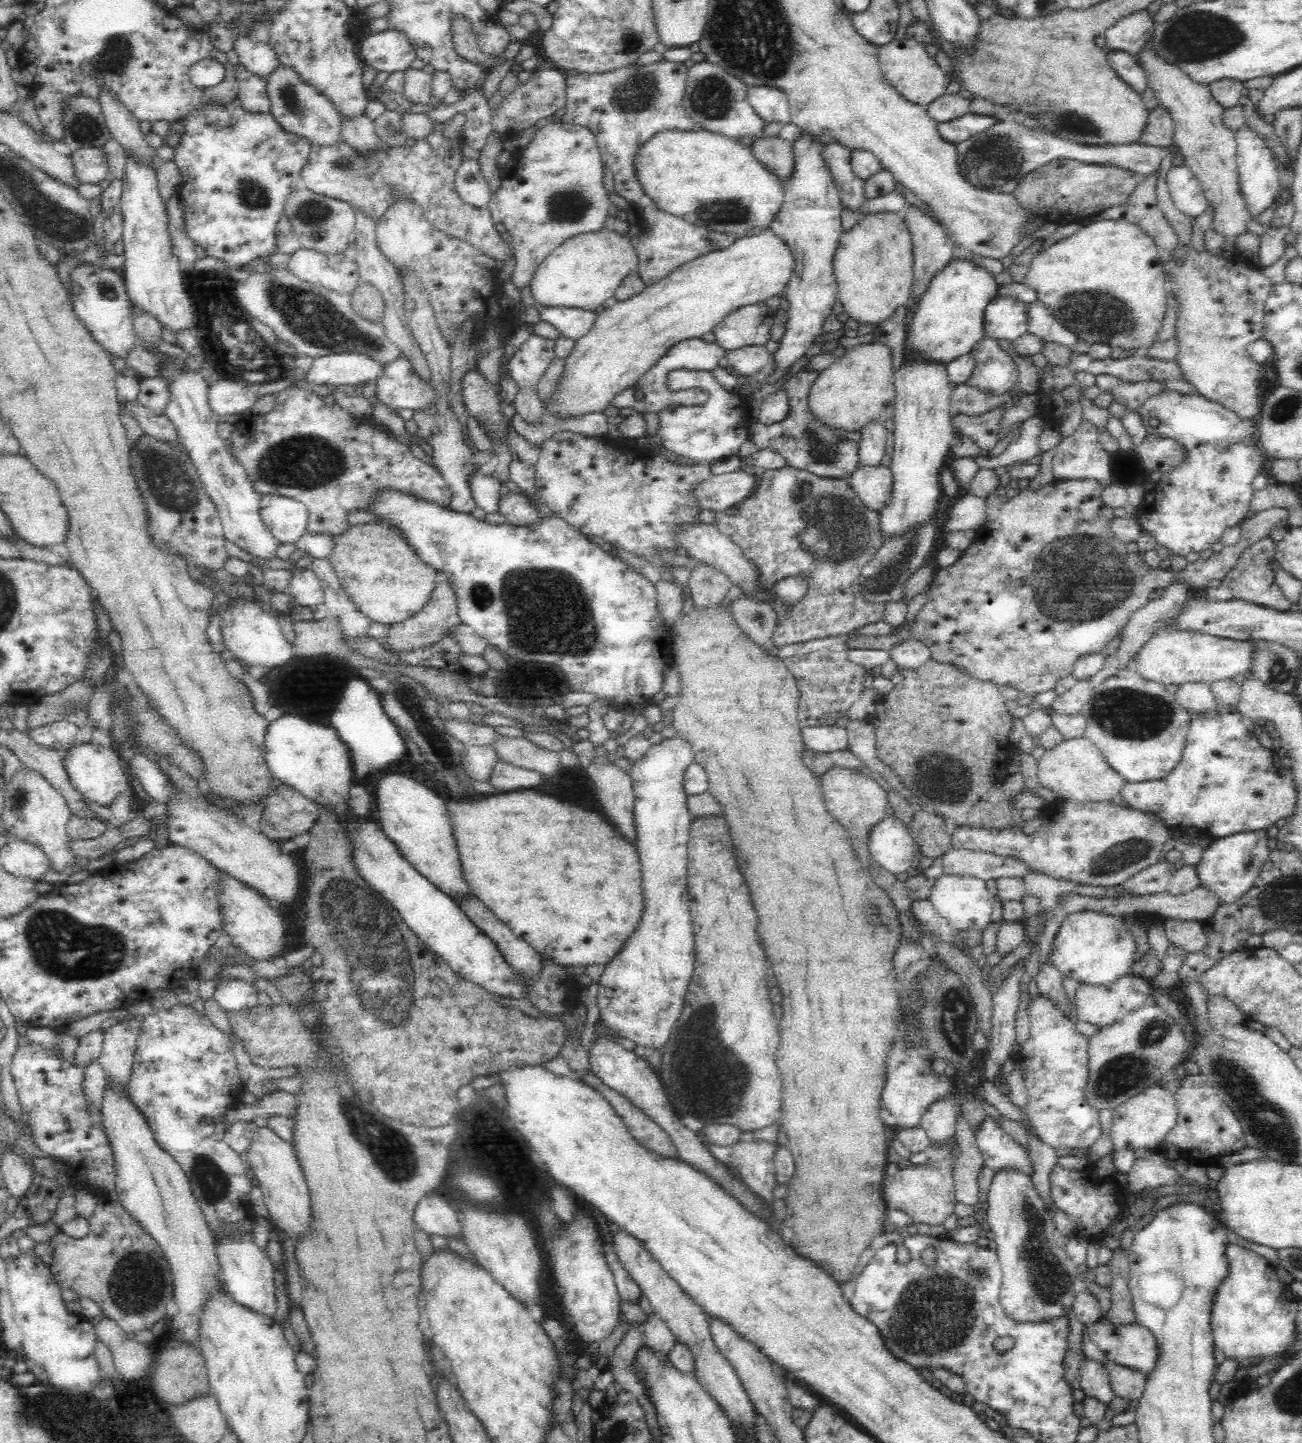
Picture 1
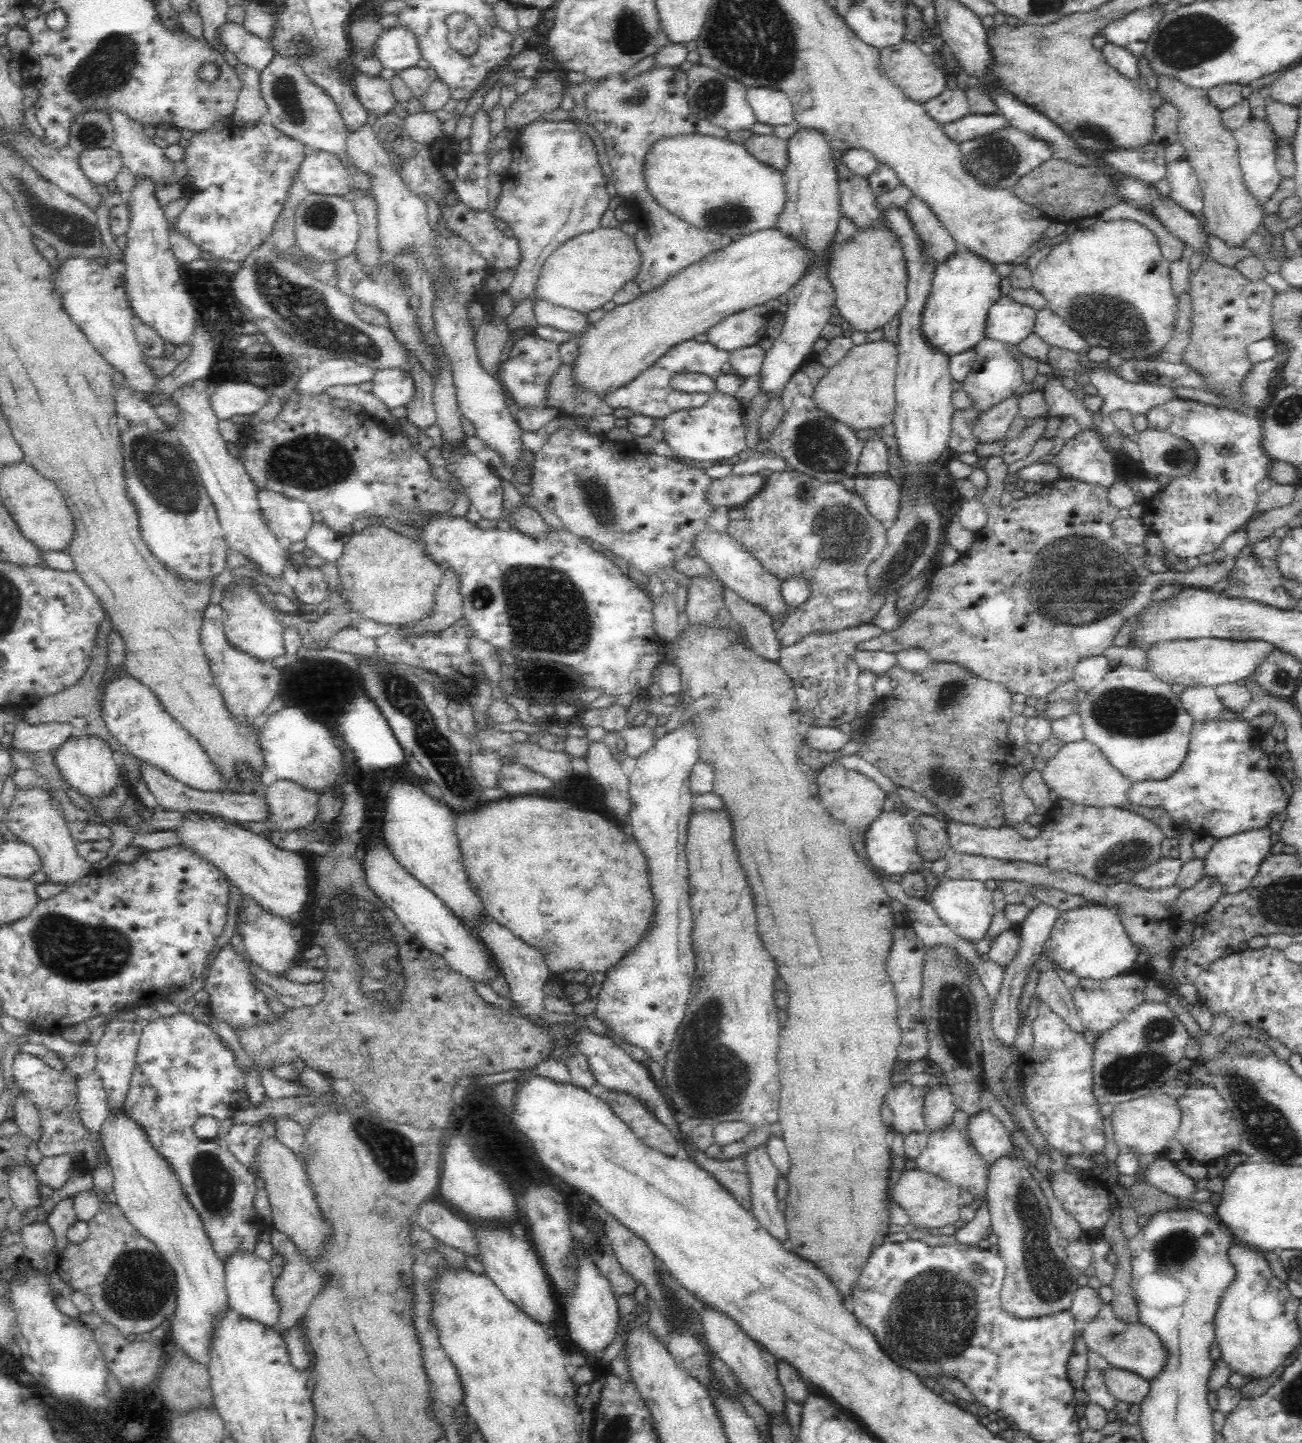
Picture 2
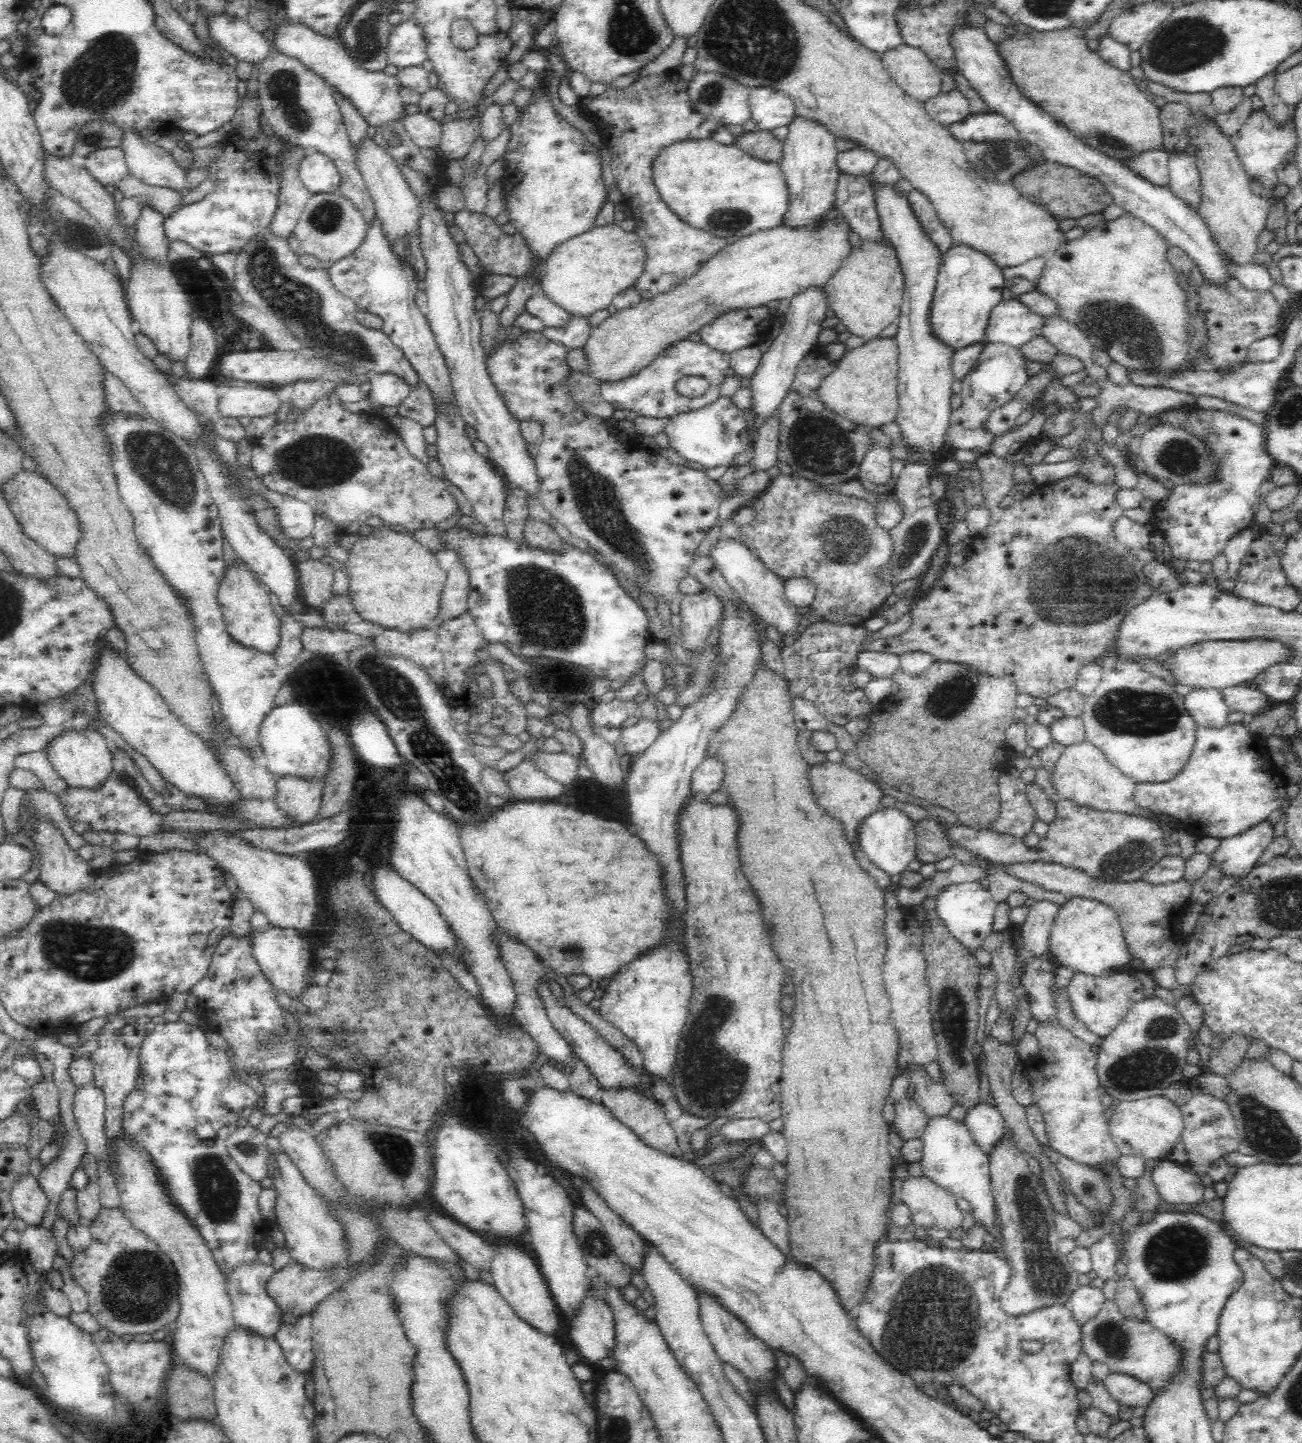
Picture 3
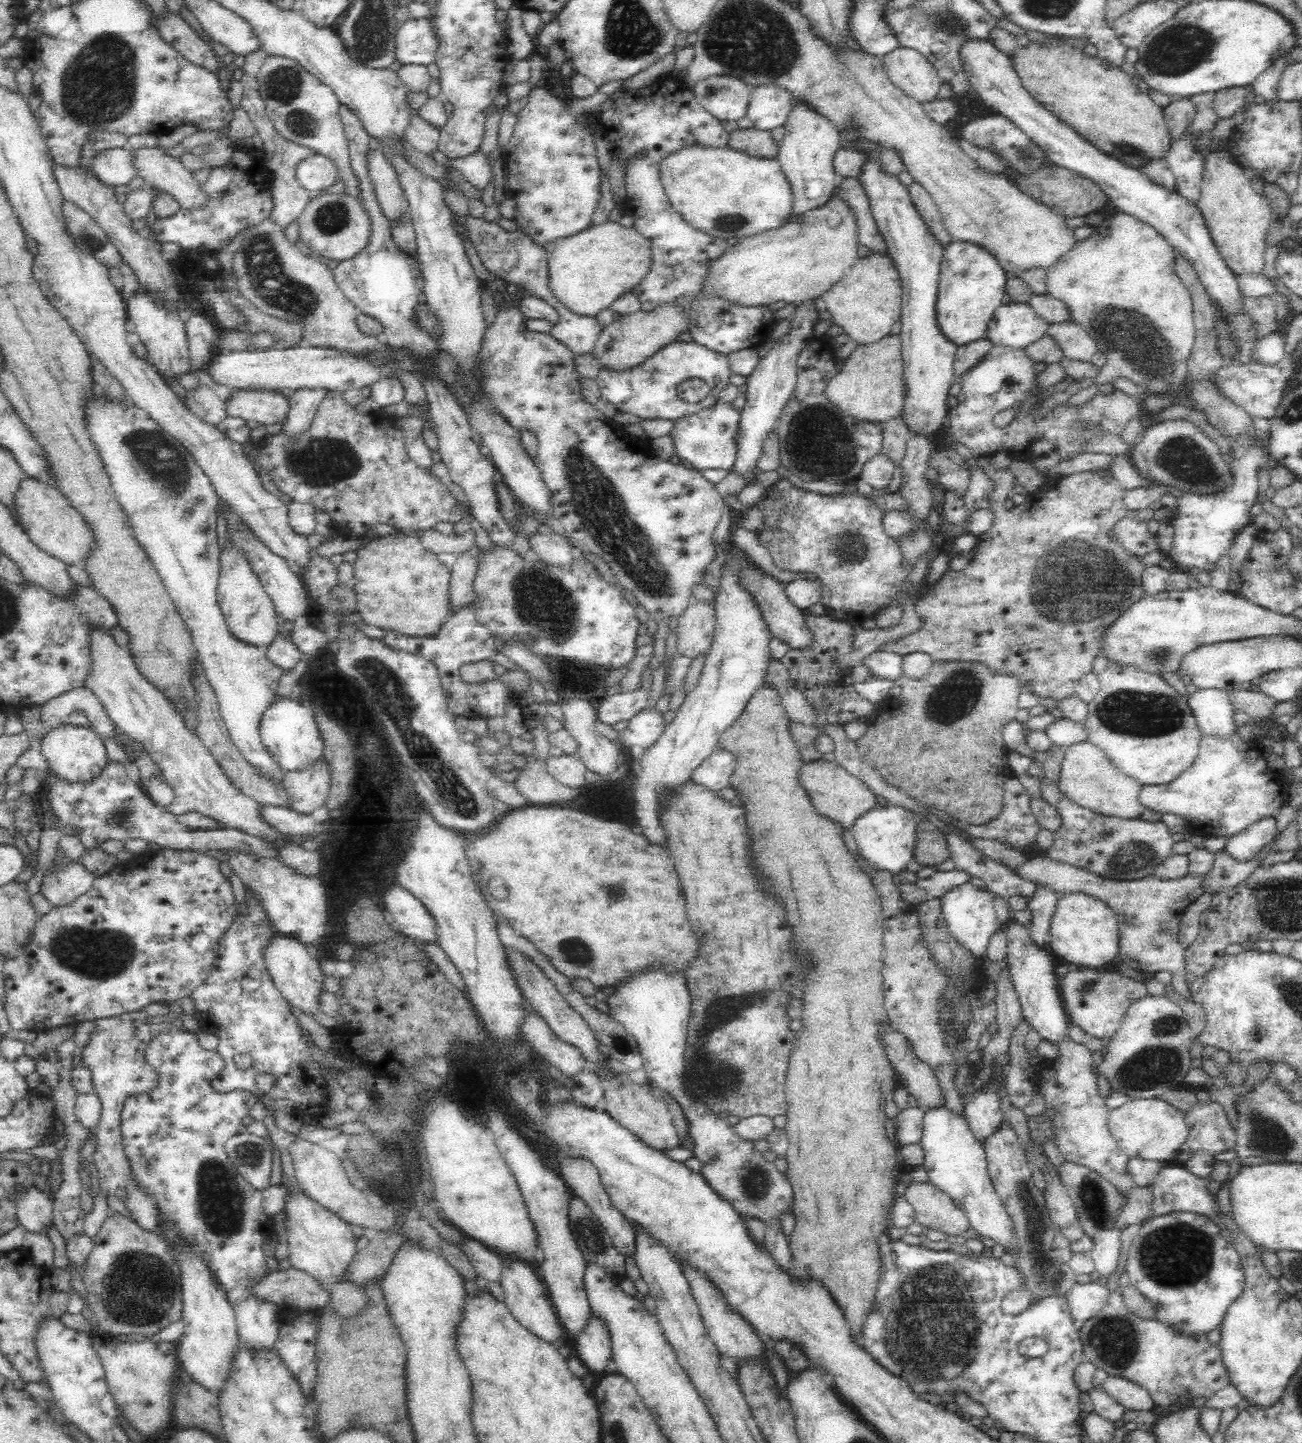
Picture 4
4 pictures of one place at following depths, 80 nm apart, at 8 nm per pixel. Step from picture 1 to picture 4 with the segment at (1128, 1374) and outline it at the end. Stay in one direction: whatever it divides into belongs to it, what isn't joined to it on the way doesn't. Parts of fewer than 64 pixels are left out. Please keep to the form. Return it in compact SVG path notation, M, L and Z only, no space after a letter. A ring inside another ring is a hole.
M1108 1375L1102 1385L1125 1410L1152 1410L1155 1406L1150 1392L1128 1378Z

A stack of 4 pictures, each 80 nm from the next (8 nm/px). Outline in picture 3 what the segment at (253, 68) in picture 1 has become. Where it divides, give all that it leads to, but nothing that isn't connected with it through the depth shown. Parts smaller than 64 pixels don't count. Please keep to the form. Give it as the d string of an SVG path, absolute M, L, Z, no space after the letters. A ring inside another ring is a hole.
M204 11L202 15L208 22L211 38L238 61L258 68L270 54L272 44L263 34L252 30L246 18L234 18L227 12L216 18L209 18Z

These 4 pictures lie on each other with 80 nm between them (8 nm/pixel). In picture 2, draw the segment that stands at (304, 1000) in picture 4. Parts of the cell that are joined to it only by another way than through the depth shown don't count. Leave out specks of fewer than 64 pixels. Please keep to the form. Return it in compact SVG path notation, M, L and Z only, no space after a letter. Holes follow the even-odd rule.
M241 893L238 896L236 906L238 906L235 916L236 934L240 934L240 940L249 959L254 960L263 970L273 976L280 976L286 968L300 964L301 947L298 940L294 938L292 923L272 913L252 897L248 897L248 893Z

